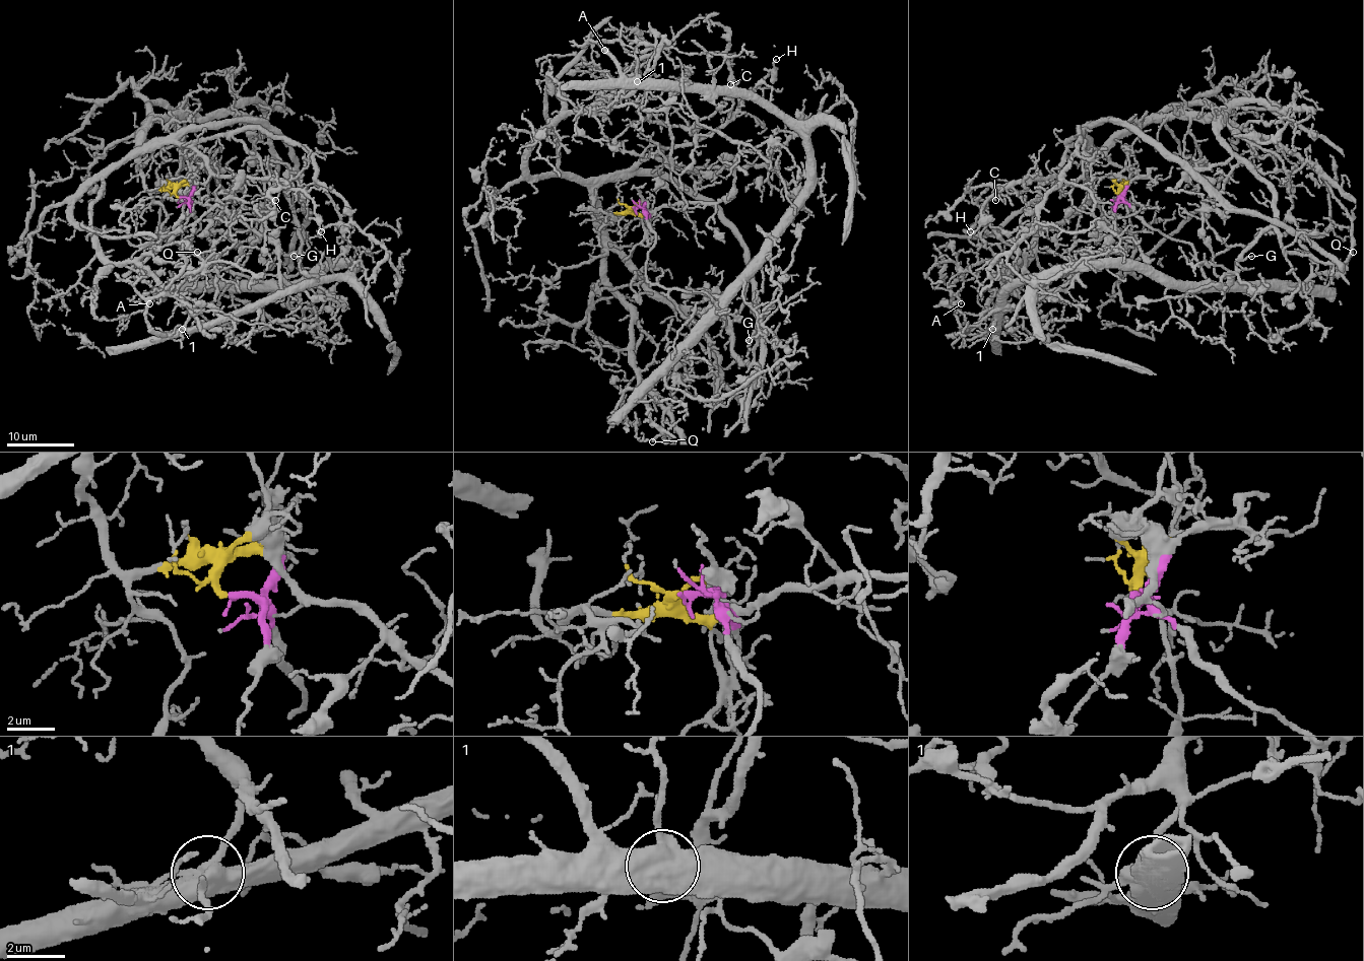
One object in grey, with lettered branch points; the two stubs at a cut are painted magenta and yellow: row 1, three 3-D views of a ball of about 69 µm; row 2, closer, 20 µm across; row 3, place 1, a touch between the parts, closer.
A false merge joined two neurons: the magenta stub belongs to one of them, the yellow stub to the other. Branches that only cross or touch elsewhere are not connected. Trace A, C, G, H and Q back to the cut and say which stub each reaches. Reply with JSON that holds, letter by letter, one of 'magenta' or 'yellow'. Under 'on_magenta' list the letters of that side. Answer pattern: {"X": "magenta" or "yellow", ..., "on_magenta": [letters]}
{"A": "magenta", "C": "yellow", "G": "yellow", "H": "yellow", "Q": "magenta", "on_magenta": ["A", "Q"]}

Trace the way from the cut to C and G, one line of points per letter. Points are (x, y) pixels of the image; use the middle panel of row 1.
C: (633, 208), (599, 218), (592, 194), (648, 155), (717, 131), (735, 111), (738, 96), (730, 85)
G: (633, 208), (599, 218), (594, 196), (607, 244), (655, 293), (722, 307), (751, 362), (749, 341)

